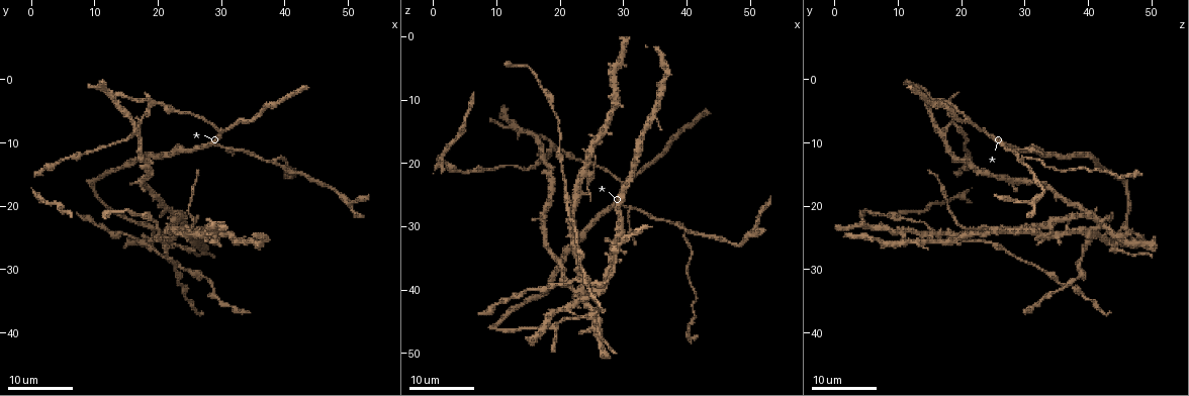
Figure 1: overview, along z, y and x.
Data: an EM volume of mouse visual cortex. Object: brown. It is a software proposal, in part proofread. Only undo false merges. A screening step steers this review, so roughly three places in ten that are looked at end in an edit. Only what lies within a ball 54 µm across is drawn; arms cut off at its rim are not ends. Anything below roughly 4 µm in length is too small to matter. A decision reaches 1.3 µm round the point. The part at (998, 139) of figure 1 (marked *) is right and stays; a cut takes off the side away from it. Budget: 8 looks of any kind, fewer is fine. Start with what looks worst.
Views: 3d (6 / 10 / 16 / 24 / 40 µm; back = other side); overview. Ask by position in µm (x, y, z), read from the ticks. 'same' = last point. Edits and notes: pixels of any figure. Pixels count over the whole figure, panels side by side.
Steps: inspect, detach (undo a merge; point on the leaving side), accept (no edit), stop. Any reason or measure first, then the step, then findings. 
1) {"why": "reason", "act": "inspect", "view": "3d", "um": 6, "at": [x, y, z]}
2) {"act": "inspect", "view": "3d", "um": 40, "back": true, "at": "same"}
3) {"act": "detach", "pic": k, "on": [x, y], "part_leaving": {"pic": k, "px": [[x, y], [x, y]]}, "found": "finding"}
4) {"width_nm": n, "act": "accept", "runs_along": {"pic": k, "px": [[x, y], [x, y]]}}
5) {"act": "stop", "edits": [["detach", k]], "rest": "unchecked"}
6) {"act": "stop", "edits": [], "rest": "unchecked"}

{"why": "four-way junction", "act": "inspect", "view": "3d", "um": 24, "at": [25.0, 24.0, 22.0]}

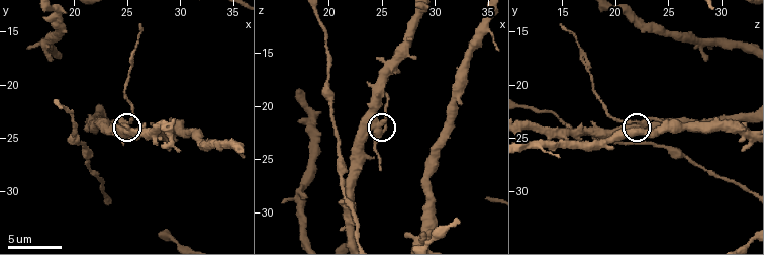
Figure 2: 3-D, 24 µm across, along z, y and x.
{"act": "inspect", "view": "3d", "um": 10, "at": [24.8, 24.0, 22.2]}

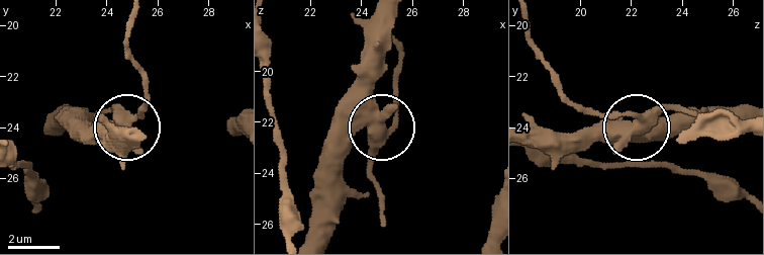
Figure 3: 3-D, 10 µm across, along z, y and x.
{"arms": 4, "act": "detach", "pic": 3, "on": [368, 157], "part_leaving": {"pic": 3, "px": [[635, 126], [629, 115], [582, 109], [527, 17]]}, "found": "two neurons meet here"}

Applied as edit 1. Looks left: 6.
{"act": "inspect", "view": "3d", "um": 16, "at": [18.5, 25.5, 43.5]}

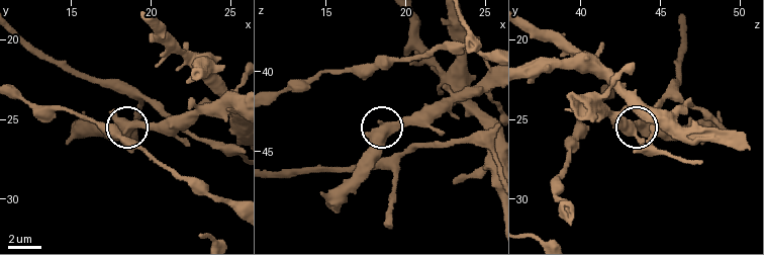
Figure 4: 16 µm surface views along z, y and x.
{"act": "inspect", "view": "3d", "um": 6, "at": [18.7, 25.5, 43.2]}

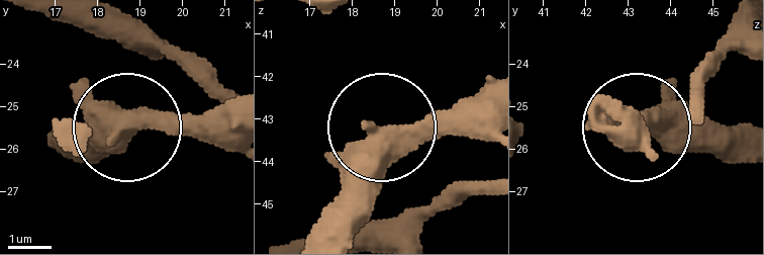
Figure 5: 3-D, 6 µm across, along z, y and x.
{"side_arm_um": 6, "act": "accept", "found": "one neuron here"}

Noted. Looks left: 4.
{"why": "a fork", "act": "inspect", "view": "3d", "um": 24, "at": [31.0, 11.0, 27.5]}

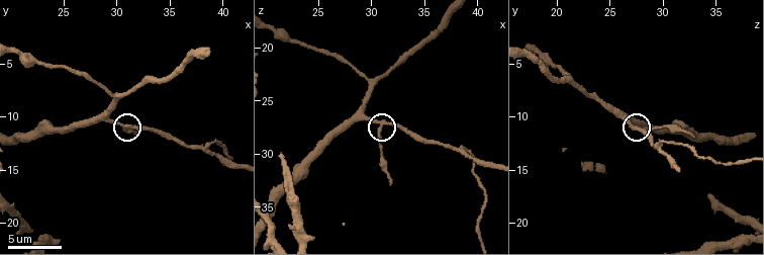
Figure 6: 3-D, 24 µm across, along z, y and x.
{"why": "zoom in", "act": "inspect", "view": "3d", "um": 10, "at": [31.0, 11.0, 27.6]}

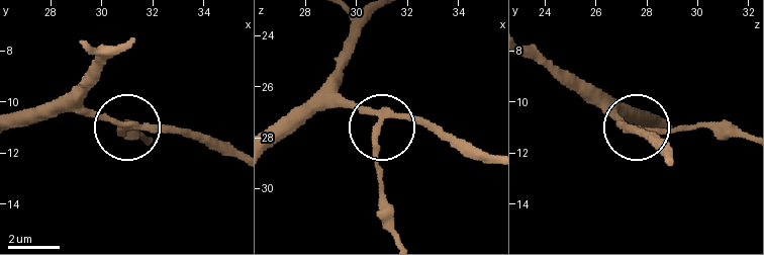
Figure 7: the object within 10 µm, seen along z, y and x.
{"arms": 3, "act": "detach", "pic": 7, "on": [373, 156], "part_leaving": {"pic": 7, "px": [[381, 120], [374, 164], [381, 217], [392, 236]]}, "found": "two neurons meet here"}

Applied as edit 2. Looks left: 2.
{"why": "side arm on a straight run", "act": "inspect", "view": "3d", "um": 10, "at": [38.6, 12.8, 29.8]}

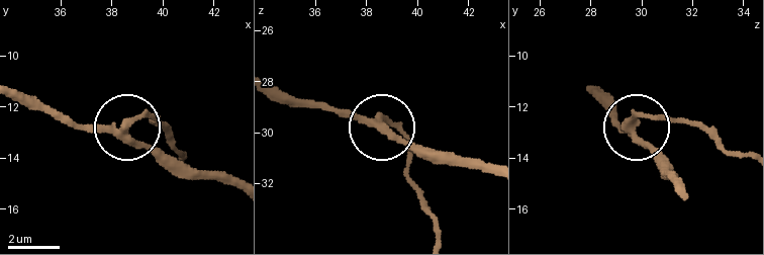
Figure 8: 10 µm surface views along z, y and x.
{"act": "inspect", "view": "3d", "um": 6, "at": [38.5, 12.8, 29.6]}

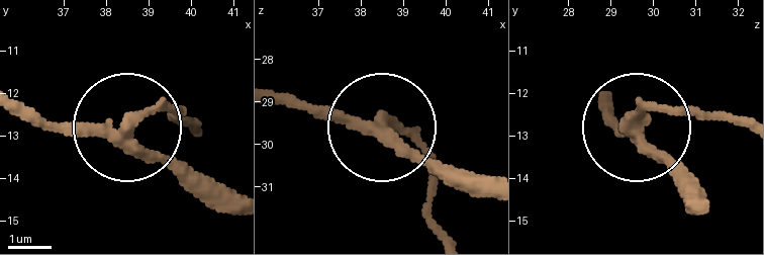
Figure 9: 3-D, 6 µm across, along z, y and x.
{"arms": 3, "act": "detach", "pic": 9, "on": [174, 113], "part_leaving": {"pic": 9, "px": [[635, 128], [657, 109], [744, 119]]}, "found": "a second neuron is stuck on"}

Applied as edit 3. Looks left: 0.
{"act": "stop", "edits": [["detach", 3], ["detach", 7], ["detach", 9]], "rest": "unchecked"}

